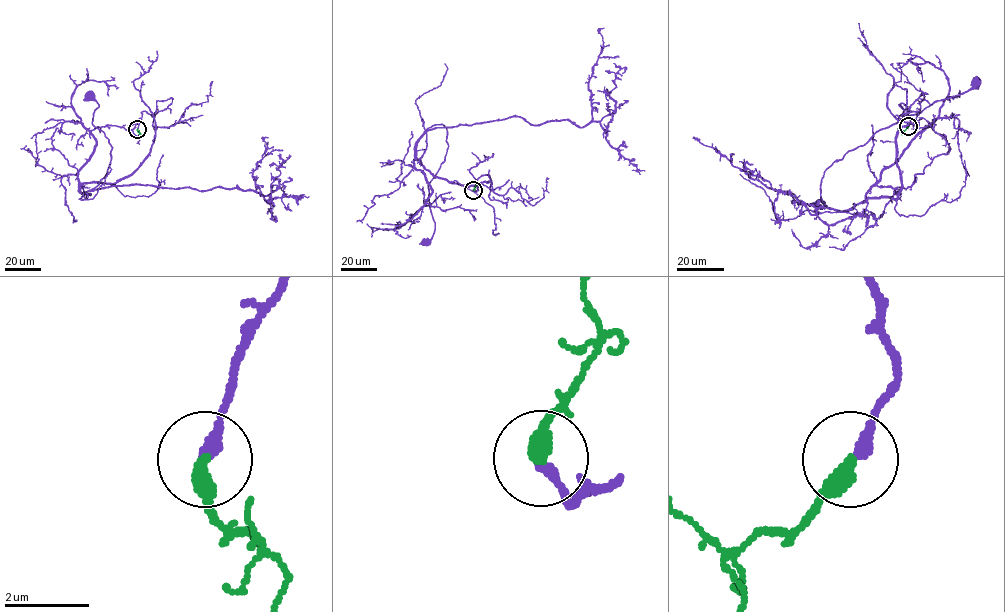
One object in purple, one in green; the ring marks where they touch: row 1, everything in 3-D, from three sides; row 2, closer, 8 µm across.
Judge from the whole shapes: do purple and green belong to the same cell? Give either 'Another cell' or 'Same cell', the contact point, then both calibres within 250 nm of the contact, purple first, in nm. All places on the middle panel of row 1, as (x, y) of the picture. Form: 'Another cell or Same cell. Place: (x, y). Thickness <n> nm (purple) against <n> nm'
Same cell. Place: (473, 190). Thickness 280 nm (purple) against 400 nm

